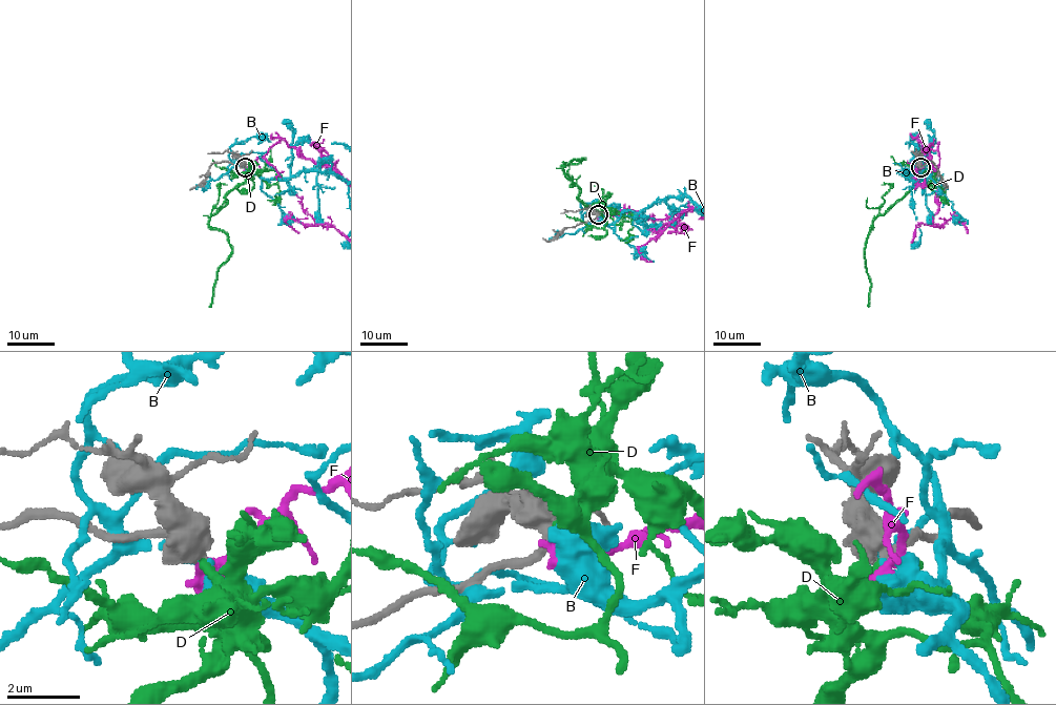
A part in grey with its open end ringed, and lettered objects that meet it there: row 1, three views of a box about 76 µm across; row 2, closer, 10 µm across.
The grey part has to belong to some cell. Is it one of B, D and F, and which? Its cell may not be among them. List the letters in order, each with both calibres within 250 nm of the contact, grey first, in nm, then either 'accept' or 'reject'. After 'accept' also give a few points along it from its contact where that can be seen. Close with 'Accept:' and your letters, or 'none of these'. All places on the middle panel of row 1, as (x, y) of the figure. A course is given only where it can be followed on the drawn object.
B: 440/380 nm | reject
D: 460/220 nm | accept | via (598, 214), (601, 210), (591, 209), (578, 198), (578, 187), (562, 167), (584, 159), (562, 162)
F: 440/240 nm | reject
Accept: D

